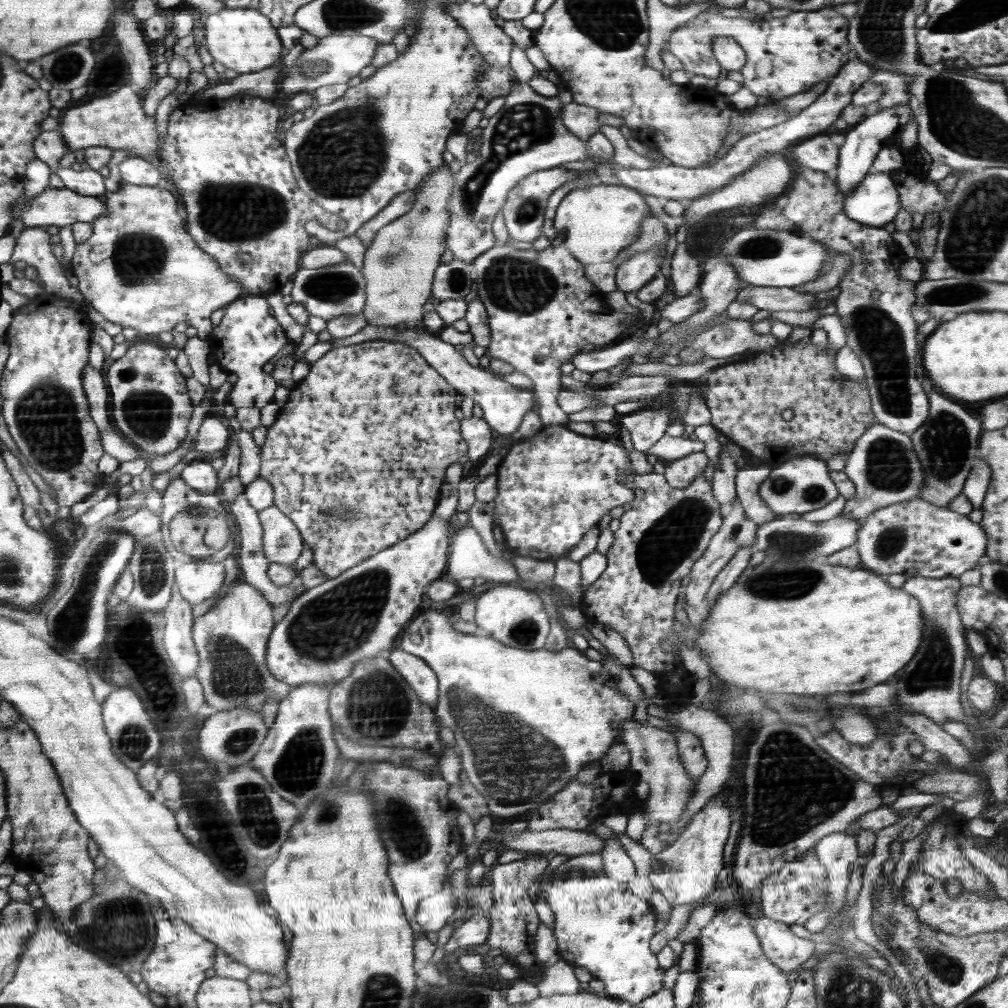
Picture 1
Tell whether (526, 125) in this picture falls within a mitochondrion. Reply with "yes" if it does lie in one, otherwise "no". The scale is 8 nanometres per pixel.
yes

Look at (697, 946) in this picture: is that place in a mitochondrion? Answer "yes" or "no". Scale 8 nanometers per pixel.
no

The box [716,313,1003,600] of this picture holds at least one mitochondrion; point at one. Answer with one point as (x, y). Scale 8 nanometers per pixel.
(945, 445)

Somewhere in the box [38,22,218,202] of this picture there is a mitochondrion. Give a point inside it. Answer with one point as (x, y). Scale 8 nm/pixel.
(65, 66)

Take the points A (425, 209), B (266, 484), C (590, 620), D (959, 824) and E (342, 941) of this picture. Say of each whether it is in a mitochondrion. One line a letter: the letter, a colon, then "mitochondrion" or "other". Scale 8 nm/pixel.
A: mitochondrion
B: other
C: other
D: other
E: other

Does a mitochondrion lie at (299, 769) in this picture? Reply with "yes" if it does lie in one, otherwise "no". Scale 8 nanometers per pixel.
yes

